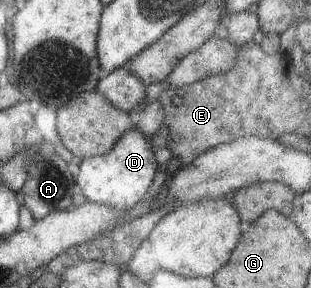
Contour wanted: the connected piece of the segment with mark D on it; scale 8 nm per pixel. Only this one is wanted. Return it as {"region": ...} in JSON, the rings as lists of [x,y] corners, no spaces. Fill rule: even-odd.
{"region":[[[136,128],[131,129],[105,155],[83,158],[79,165],[79,175],[75,178],[77,191],[91,203],[129,211],[147,194],[154,181],[158,170],[155,154],[149,139]]]}

